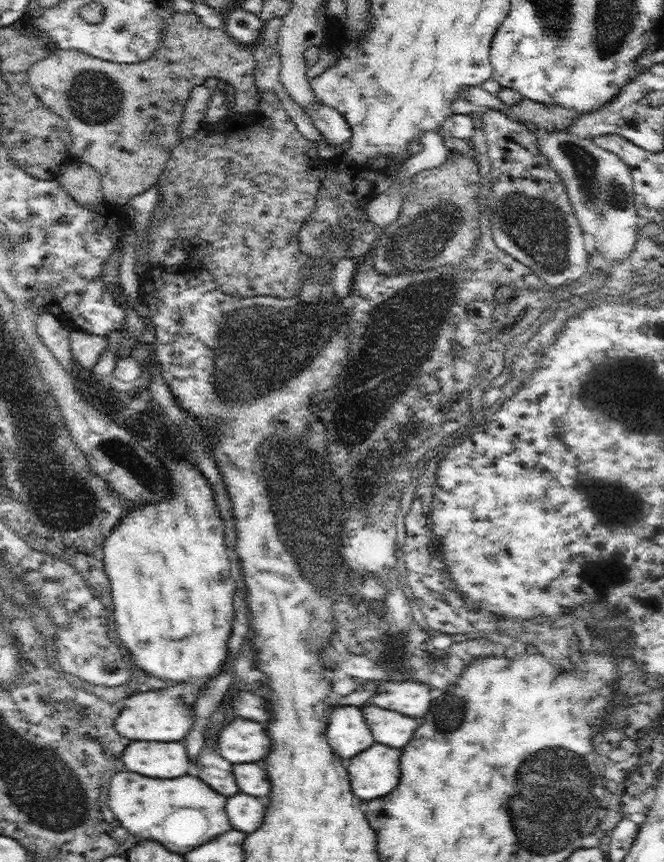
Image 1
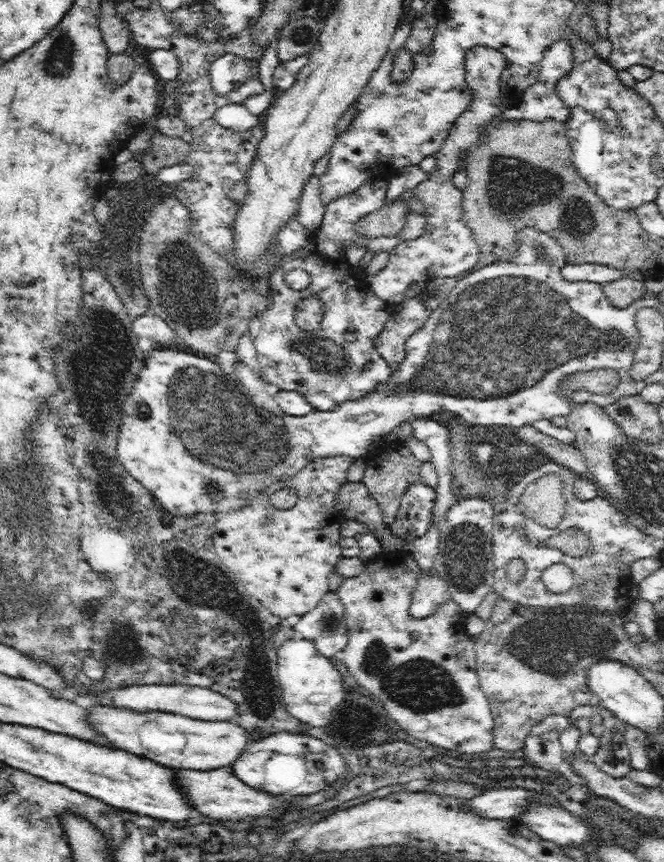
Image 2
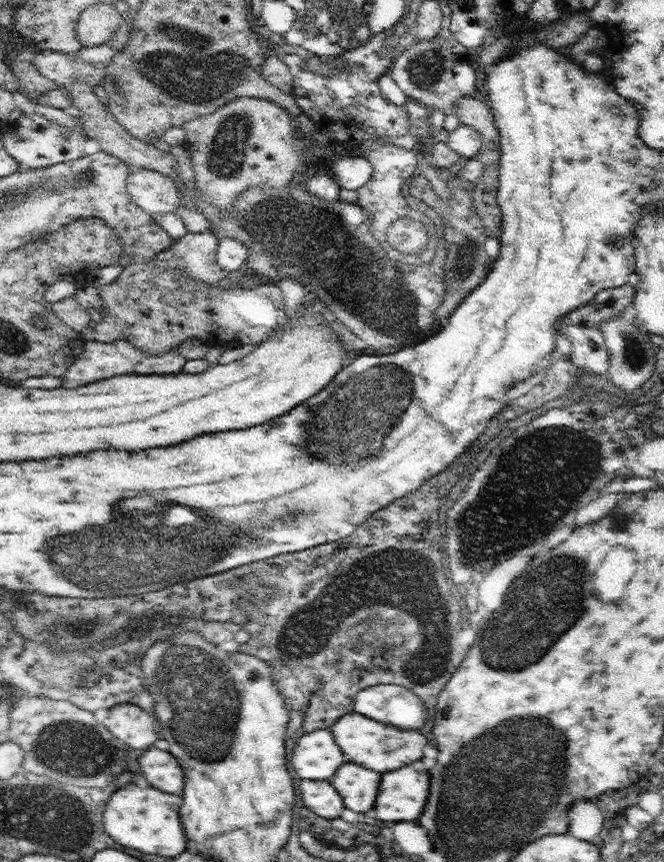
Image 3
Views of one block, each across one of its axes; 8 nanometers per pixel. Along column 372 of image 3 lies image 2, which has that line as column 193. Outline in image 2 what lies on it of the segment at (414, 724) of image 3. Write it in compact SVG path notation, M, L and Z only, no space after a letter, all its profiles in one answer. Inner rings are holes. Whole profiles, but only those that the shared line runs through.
M181 684L130 685L104 691L97 702L104 706L126 708L133 712L174 712L196 720L234 720L238 724L236 702L212 689Z

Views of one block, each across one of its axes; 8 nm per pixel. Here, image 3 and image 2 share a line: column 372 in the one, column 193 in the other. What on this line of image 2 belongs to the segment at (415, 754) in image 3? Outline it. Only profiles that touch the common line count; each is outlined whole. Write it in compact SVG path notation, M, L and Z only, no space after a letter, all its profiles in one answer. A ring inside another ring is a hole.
M116 706L88 708L90 726L115 749L122 749L173 769L214 770L232 766L248 746L248 732L232 722L194 720L174 712L133 712Z

